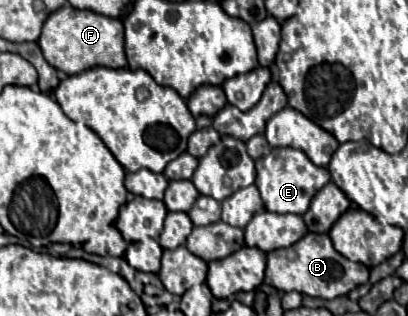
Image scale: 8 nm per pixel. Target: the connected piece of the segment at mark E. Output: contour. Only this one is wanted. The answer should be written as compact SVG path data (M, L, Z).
M274 148L268 156L256 160L256 188L260 190L264 208L278 214L304 214L312 196L330 180L326 168L318 168L310 158L296 148Z

